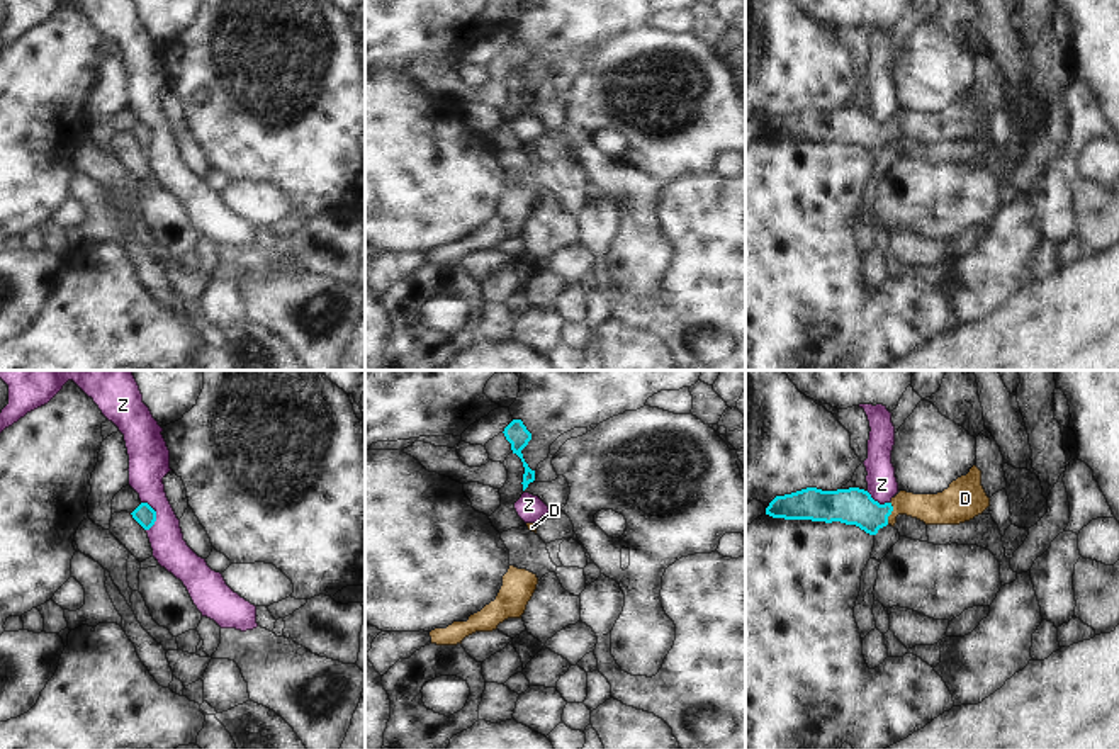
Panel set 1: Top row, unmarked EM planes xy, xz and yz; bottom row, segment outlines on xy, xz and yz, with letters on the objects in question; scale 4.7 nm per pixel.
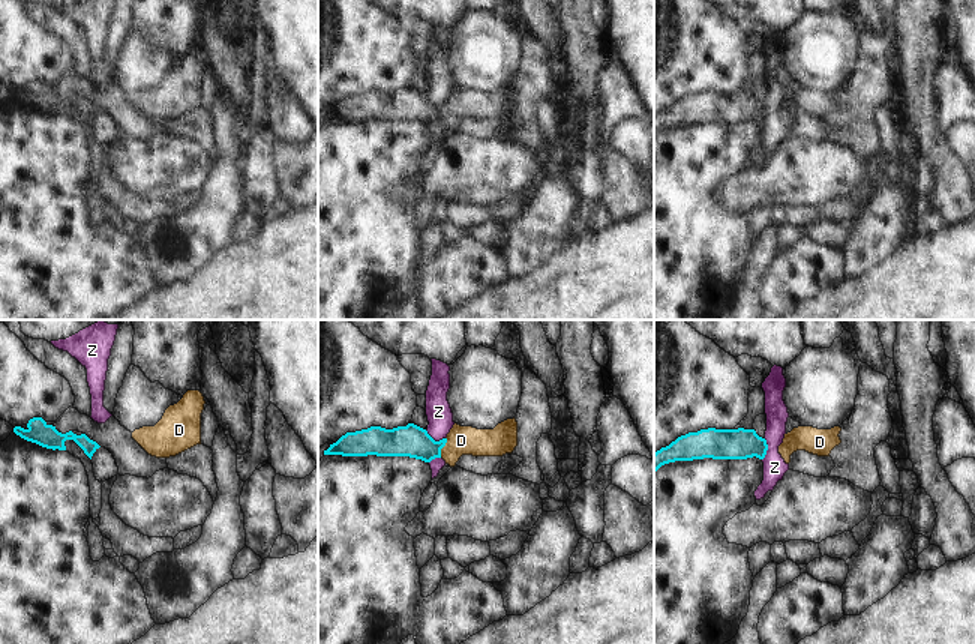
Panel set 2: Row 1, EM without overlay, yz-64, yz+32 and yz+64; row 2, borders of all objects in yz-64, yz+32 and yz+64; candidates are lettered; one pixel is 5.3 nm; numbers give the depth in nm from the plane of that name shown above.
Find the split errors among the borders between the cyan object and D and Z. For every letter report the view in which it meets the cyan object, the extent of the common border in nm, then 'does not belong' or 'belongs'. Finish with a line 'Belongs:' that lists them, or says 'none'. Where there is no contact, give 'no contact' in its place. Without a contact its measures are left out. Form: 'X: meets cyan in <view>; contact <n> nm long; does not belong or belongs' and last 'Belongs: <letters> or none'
D: meets cyan in yz; contact 110 nm long; belongs
Z: meets cyan in xy; contact 150 nm long; does not belong
Belongs: D

